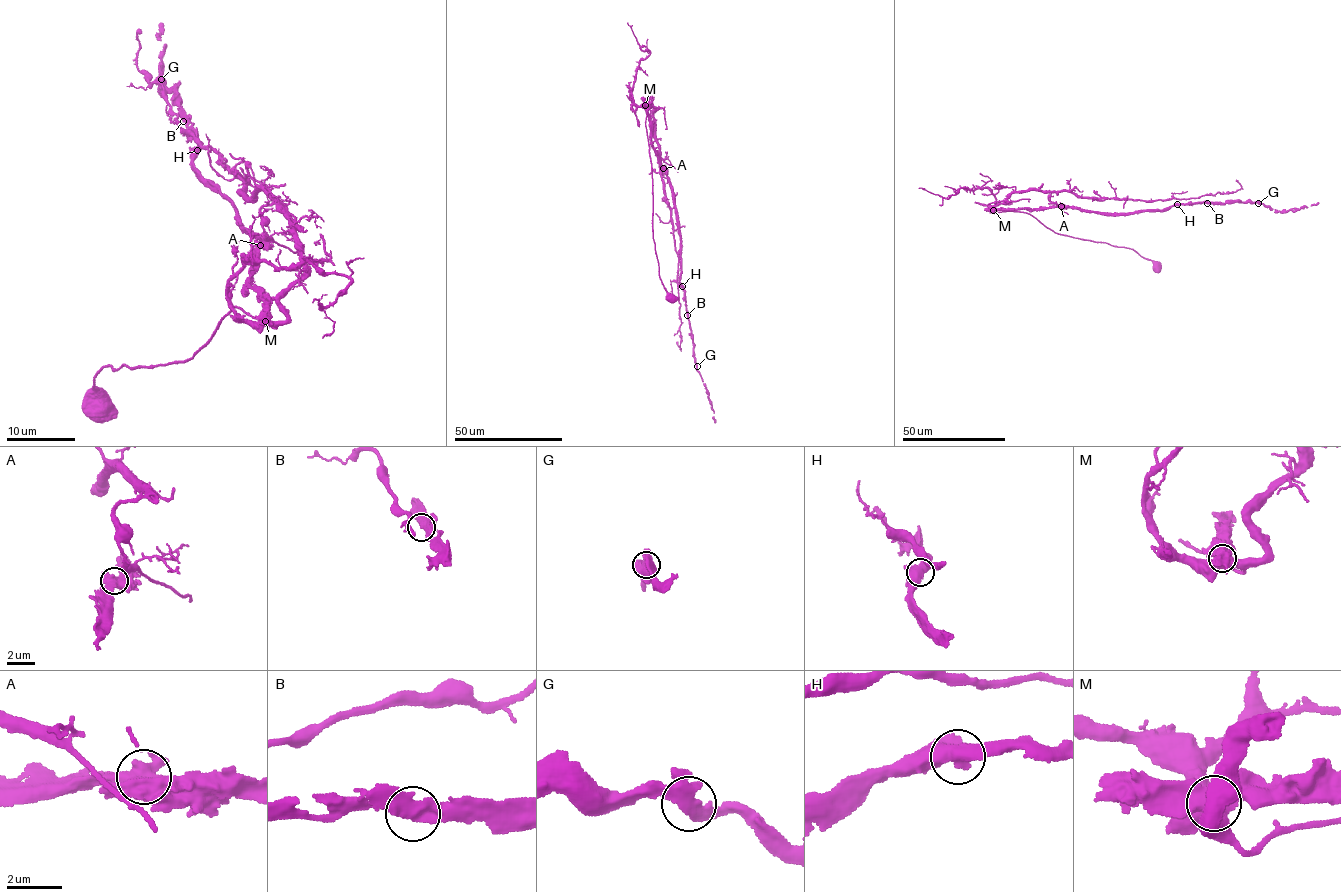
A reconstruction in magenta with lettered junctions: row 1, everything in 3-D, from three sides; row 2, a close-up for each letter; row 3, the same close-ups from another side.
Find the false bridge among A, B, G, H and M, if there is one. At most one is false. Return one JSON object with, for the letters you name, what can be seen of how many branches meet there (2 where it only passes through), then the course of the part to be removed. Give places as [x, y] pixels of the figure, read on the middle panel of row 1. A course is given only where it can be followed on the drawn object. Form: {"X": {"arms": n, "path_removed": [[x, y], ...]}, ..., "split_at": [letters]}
{"M": {"arms": 4, "path_removed": [[645, 105], [653, 149], [671, 190], [680, 243], [679, 281], [693, 355], [715, 422]]}, "split_at": ["M"]}

